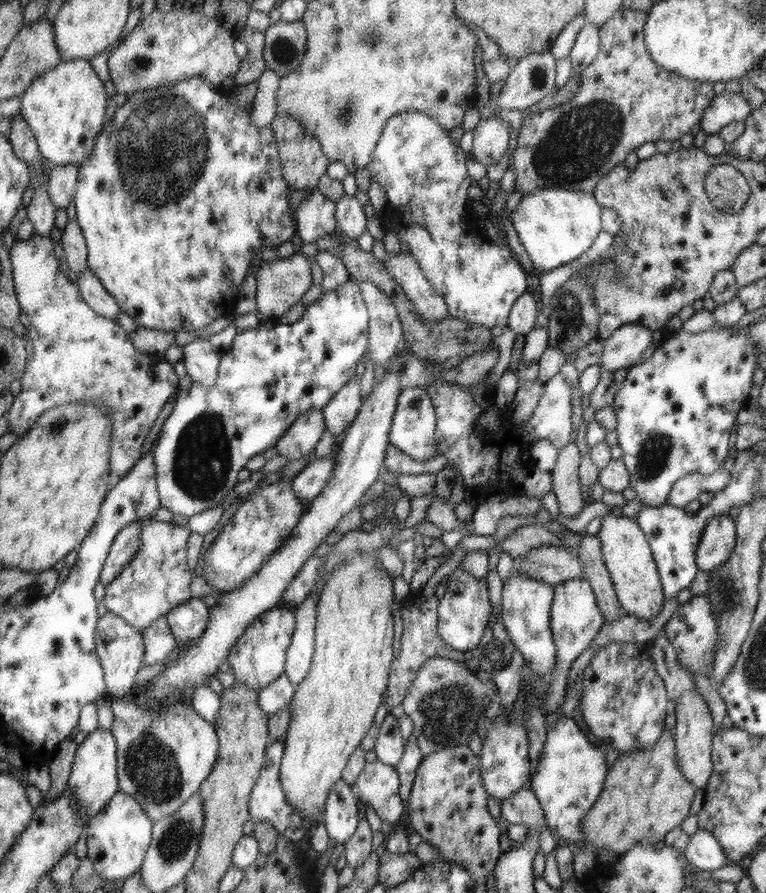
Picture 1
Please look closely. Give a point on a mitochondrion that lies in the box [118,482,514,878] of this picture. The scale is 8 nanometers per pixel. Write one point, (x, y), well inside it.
(153, 770)

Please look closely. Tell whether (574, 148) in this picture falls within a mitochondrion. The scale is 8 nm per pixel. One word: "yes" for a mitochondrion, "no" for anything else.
yes

